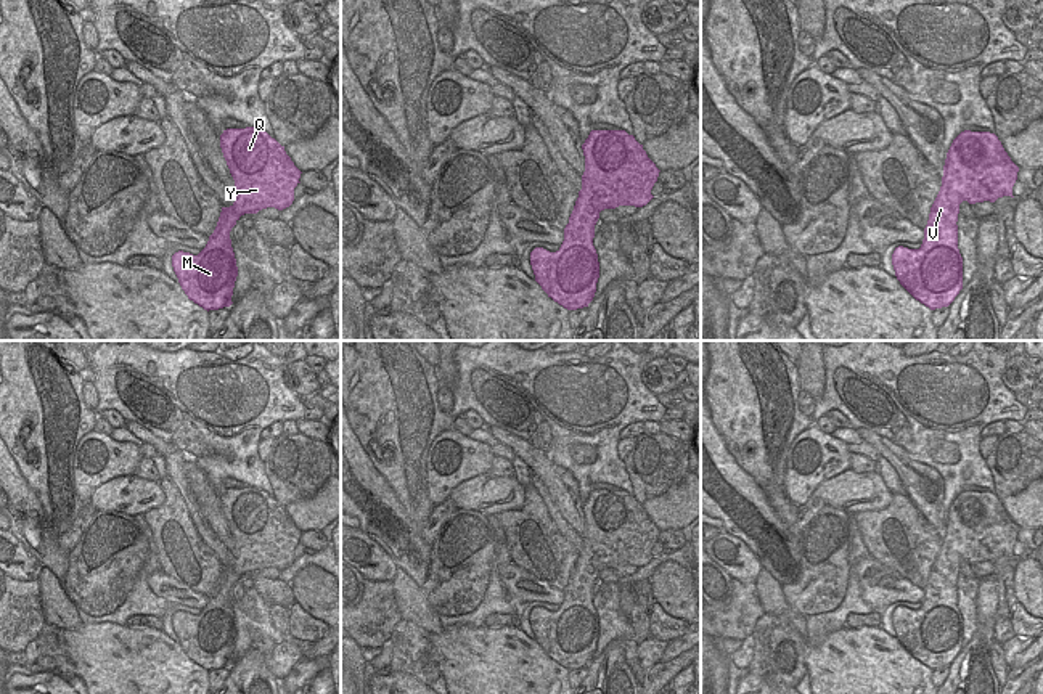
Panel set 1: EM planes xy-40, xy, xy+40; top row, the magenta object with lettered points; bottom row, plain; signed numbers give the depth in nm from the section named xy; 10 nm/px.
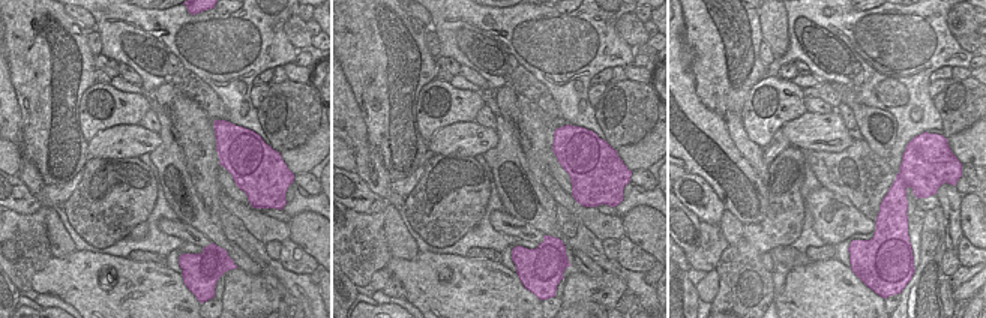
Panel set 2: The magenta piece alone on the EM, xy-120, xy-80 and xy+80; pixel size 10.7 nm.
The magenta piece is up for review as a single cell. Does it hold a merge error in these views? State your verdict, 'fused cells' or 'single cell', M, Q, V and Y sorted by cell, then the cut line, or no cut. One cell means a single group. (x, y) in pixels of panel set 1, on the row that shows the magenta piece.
single cell | M Q V Y | no cut

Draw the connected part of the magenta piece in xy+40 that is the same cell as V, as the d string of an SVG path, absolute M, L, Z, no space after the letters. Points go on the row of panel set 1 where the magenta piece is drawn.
M964 130L953 140L921 247L898 246L892 254L897 280L916 300L931 310L955 300L963 289L956 225L959 204L1014 198L1017 172L995 133Z

